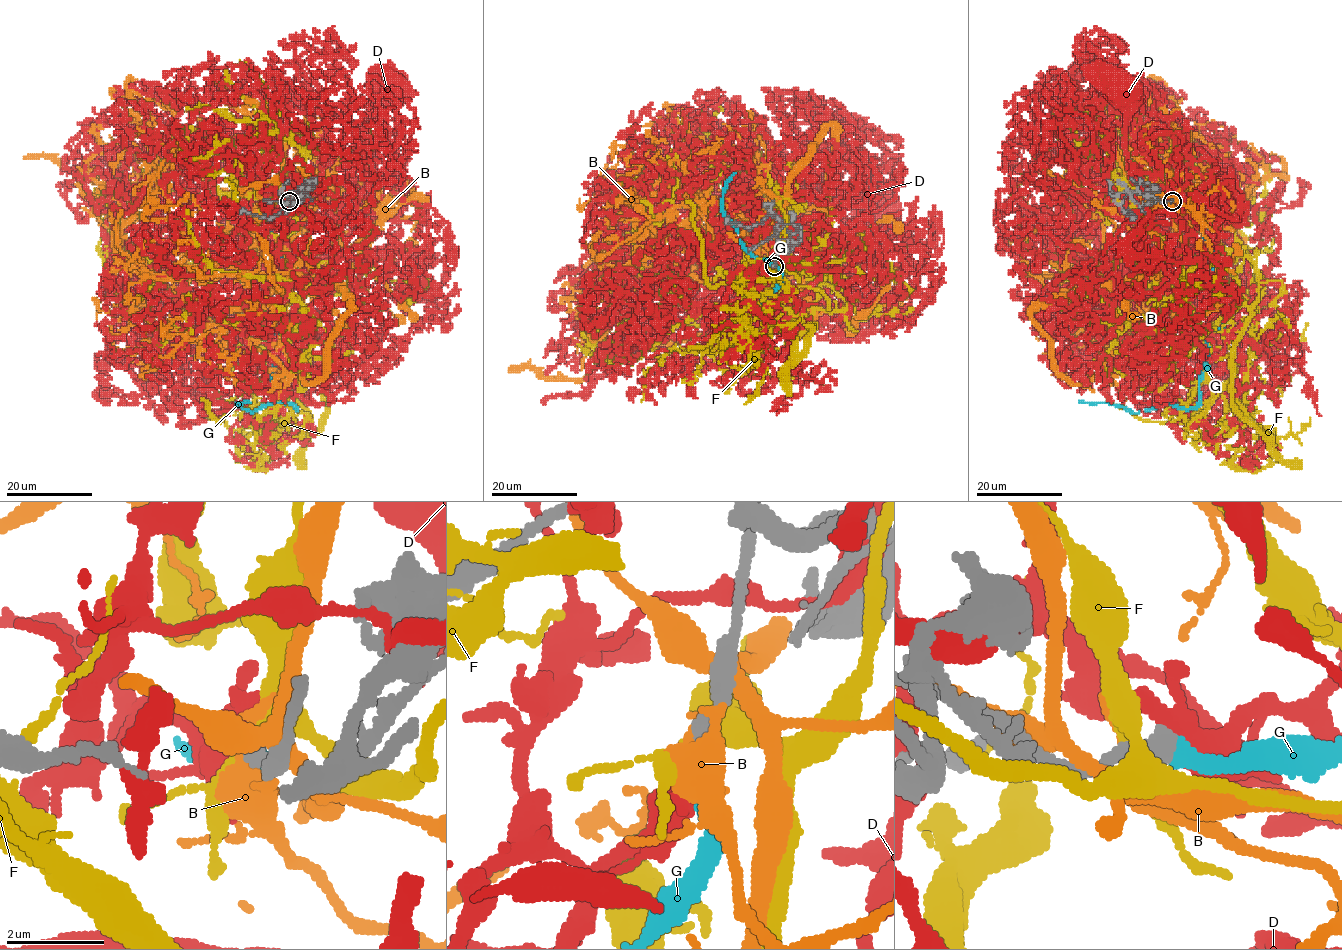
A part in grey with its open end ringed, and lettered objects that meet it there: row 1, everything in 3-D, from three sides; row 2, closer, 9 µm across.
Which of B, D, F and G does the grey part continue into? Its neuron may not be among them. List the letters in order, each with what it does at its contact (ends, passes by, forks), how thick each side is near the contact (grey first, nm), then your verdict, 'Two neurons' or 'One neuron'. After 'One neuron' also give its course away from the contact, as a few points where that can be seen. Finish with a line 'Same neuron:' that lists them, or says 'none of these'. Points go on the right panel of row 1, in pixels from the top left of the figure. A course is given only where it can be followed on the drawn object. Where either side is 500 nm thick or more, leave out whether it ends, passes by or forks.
B: Thickness 600 nm (grey) against 360 nm. Two neurons
D: Thickness 500 nm (grey) against 500 nm. Two neurons
F: Thickness 550 nm (grey) against 200 nm. Two neurons
G: Thickness 550 nm (grey) against 360 nm. One neuron. Its course: (1171, 202), (1212, 219), (1204, 236), (1224, 320), (1203, 331), (1199, 402), (1133, 412), (1079, 402)
Same neuron: G

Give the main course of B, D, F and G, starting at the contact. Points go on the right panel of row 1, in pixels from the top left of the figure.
B: (1169, 202), (1186, 213), (1182, 253), (1115, 303), (1058, 219), (1065, 168), (1169, 97), (1179, 106)
D: (1171, 199), (1194, 205), (1175, 201), (1196, 270), (1196, 240), (1130, 169), (1117, 88)
F: (1168, 201), (1243, 258), (1239, 301), (1197, 342), (1264, 277), (1269, 252), (1199, 248), (1085, 287), (1094, 300)
G: (1171, 202), (1212, 219), (1204, 236), (1224, 320), (1203, 331), (1199, 402), (1133, 412), (1079, 402)

